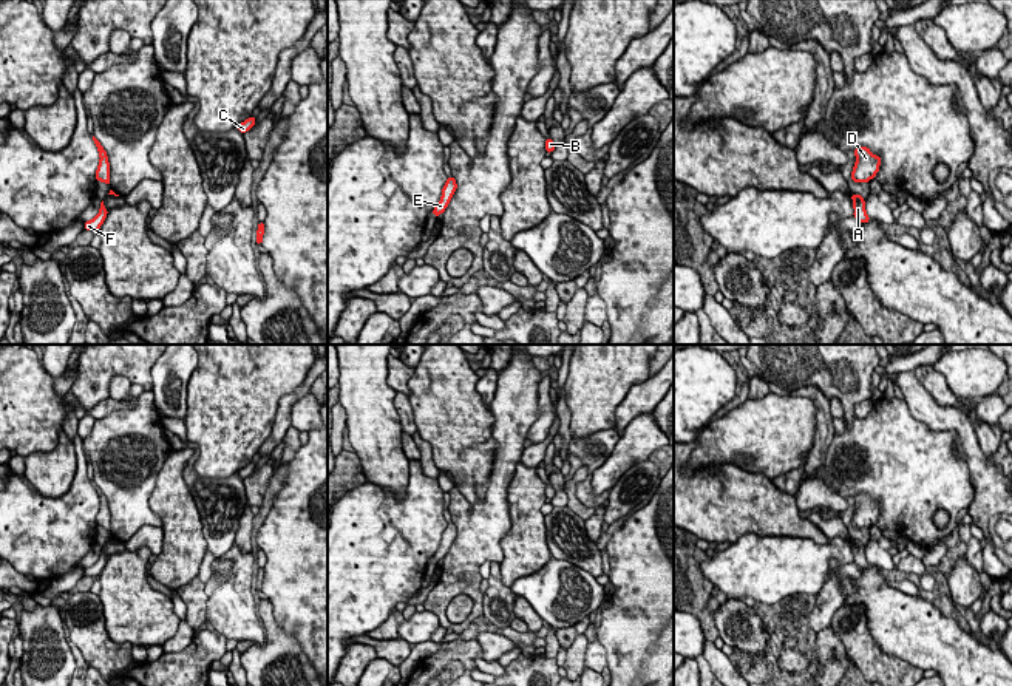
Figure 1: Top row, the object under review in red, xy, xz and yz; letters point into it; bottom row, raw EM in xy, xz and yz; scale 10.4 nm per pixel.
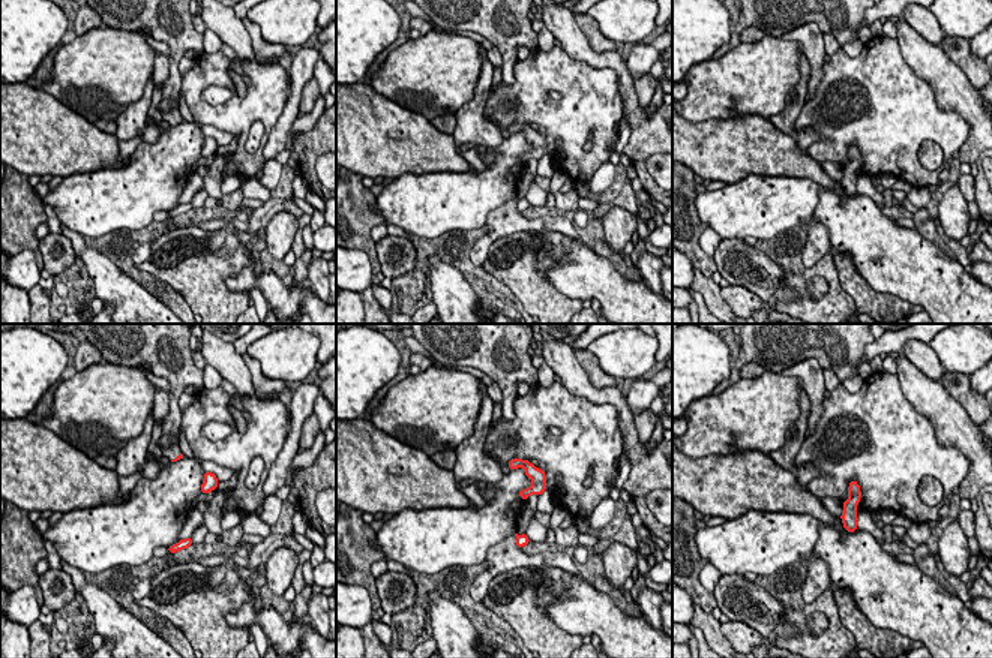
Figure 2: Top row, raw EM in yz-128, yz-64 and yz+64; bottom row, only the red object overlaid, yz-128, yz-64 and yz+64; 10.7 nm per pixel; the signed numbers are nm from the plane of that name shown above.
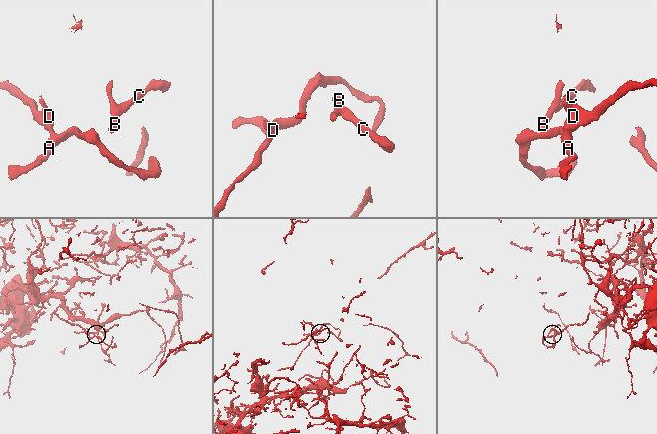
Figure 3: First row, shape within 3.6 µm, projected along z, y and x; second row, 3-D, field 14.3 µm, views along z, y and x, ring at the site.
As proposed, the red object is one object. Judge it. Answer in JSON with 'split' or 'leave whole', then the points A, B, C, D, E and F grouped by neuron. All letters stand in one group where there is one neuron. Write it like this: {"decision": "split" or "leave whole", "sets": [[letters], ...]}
{"decision": "leave whole", "sets": [["A", "B", "C", "D", "E", "F"]]}

